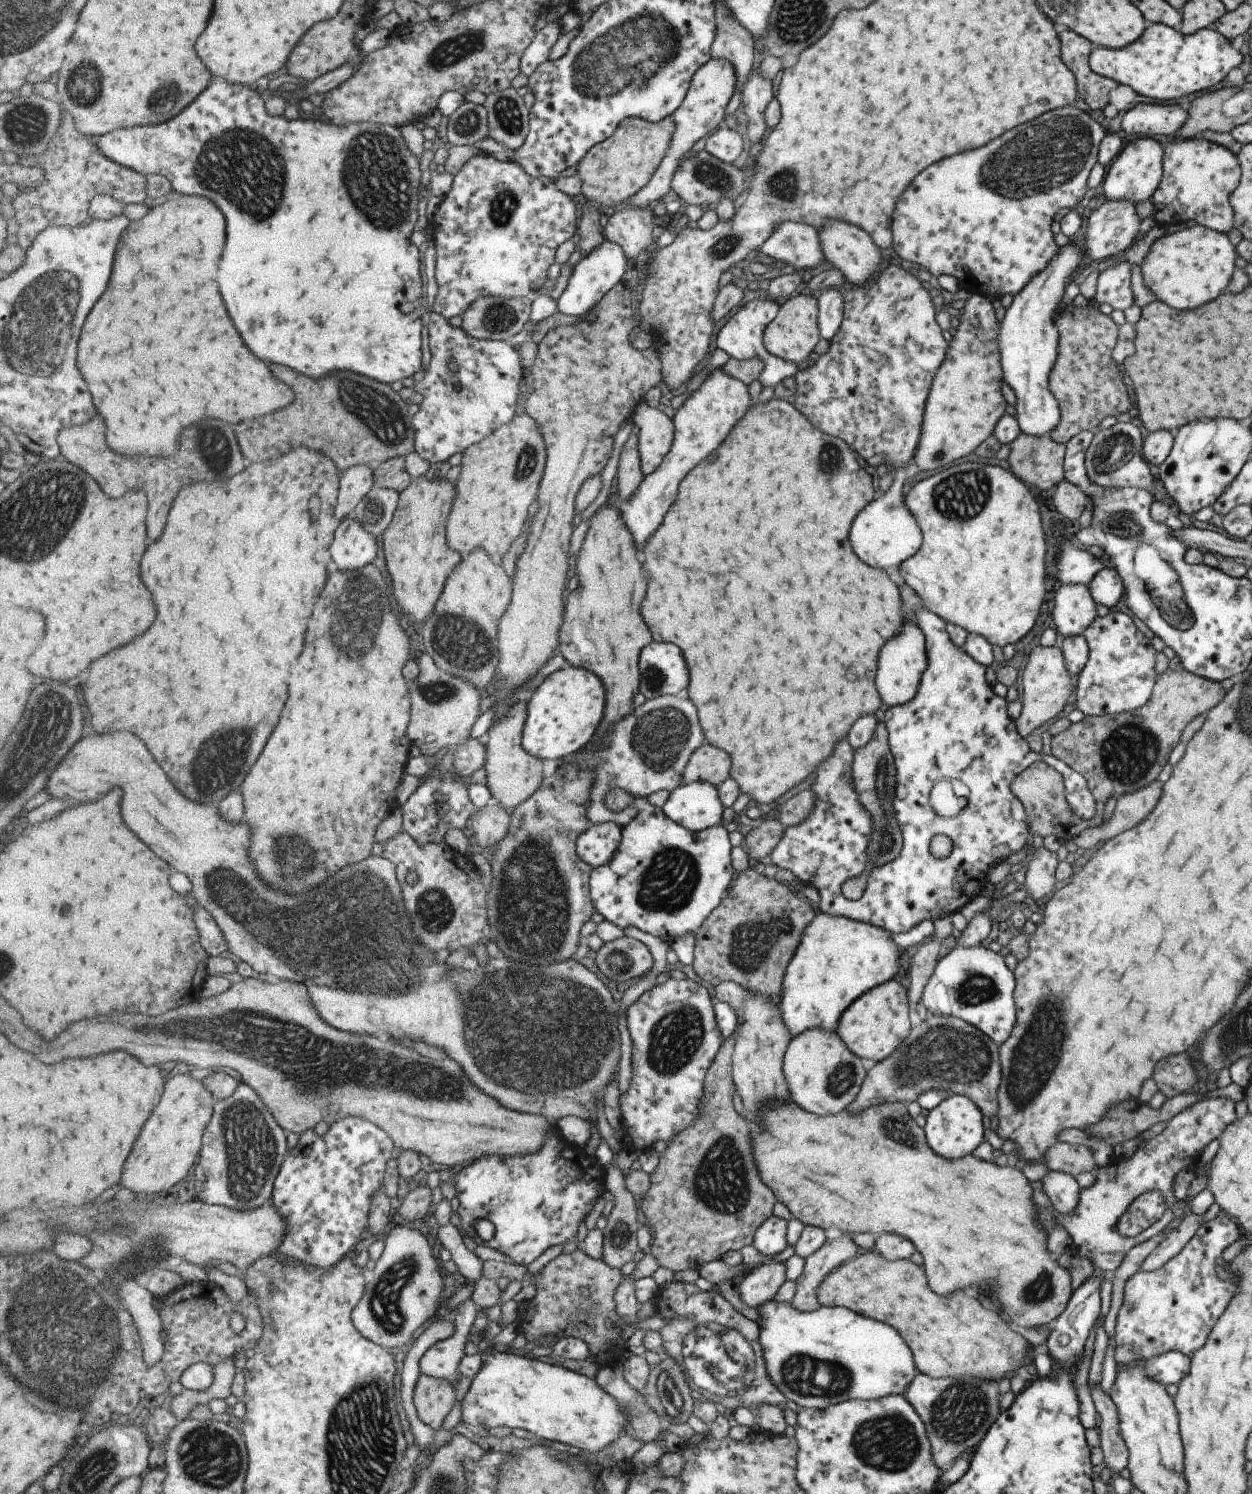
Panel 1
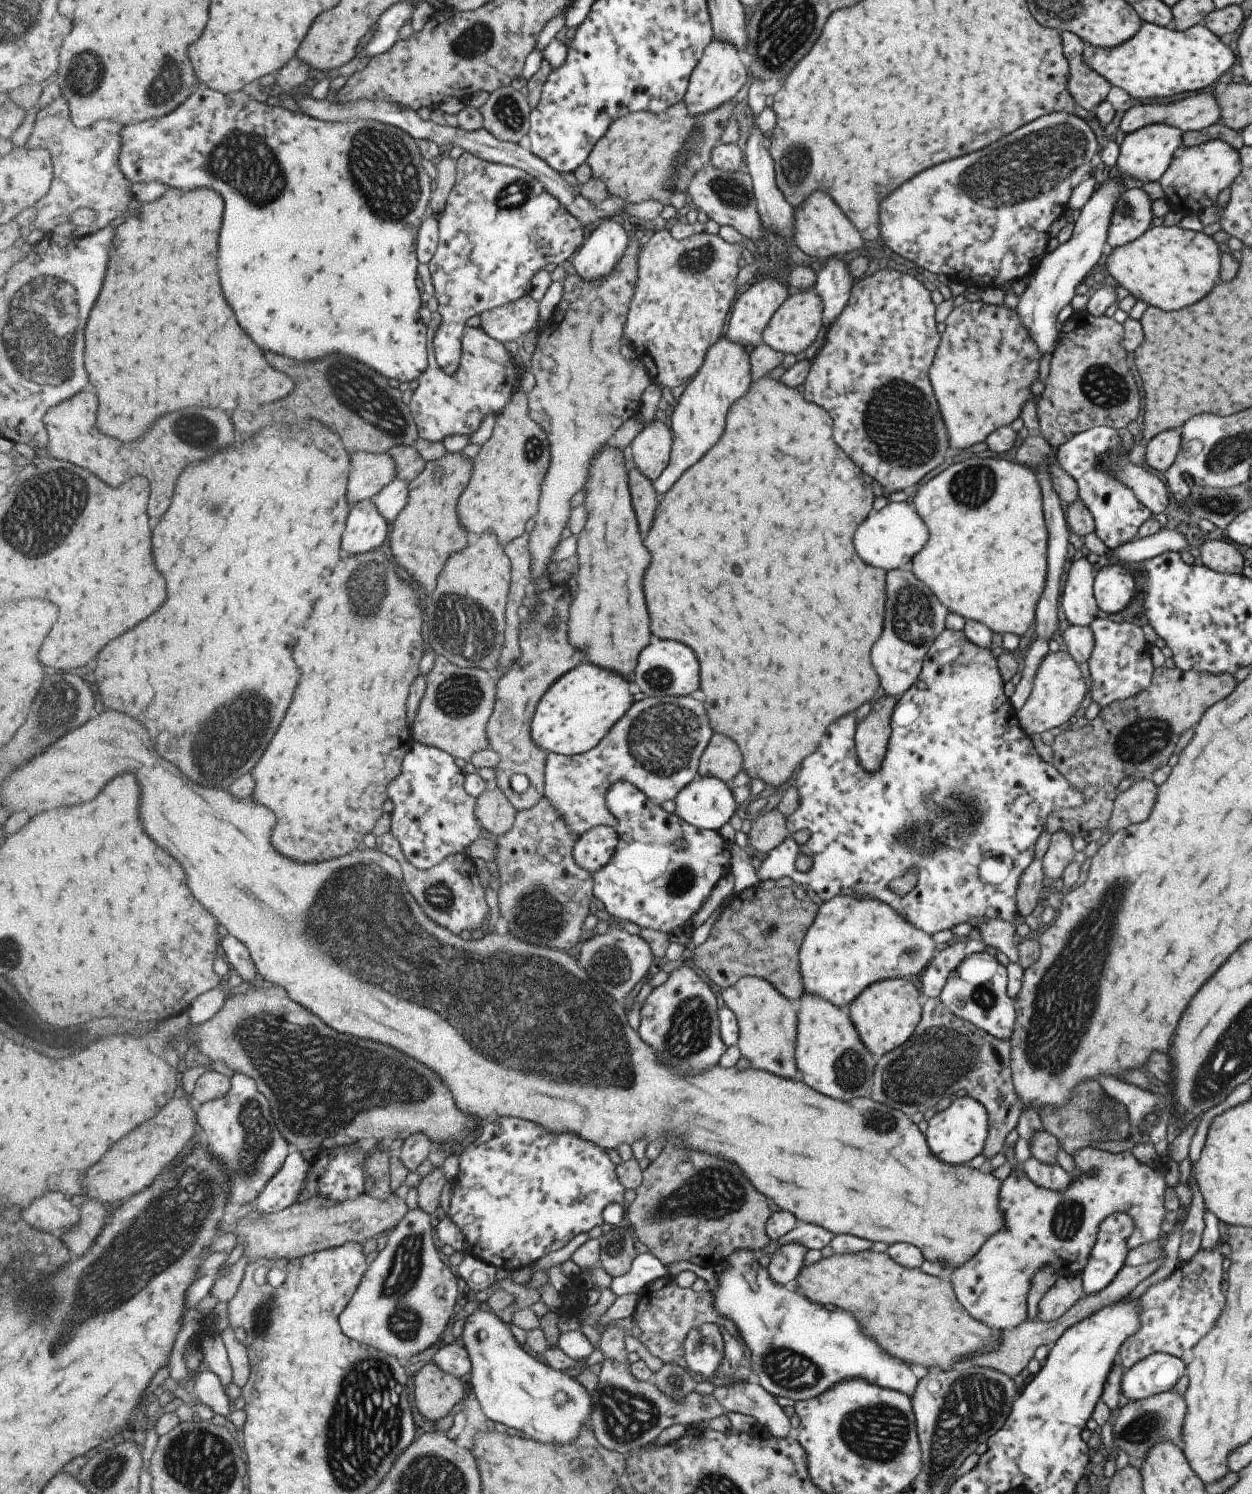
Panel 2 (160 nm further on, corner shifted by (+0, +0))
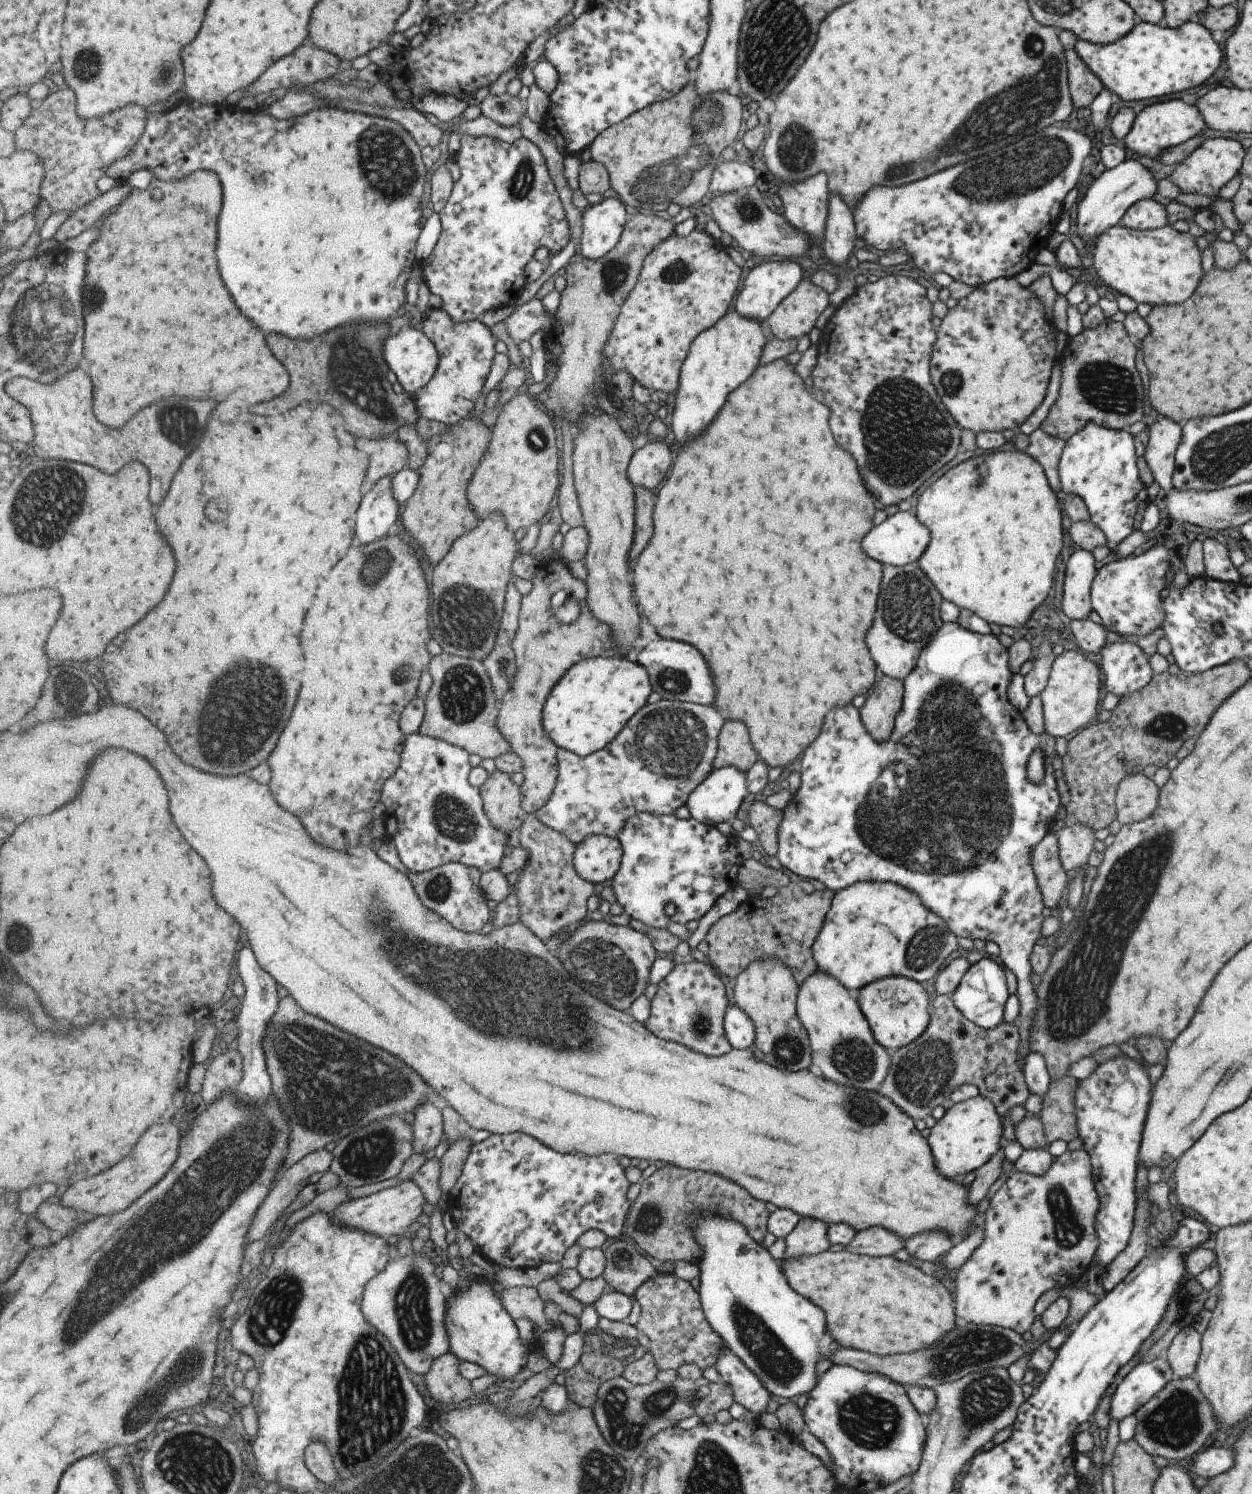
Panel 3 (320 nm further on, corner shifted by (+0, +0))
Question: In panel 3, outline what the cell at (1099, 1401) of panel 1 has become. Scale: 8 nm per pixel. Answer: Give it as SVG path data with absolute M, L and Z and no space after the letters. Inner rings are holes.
M1193 1377L1174 1378L1167 1382L1166 1386L1139 1406L1133 1415L1137 1420L1131 1437L1133 1442L1137 1442L1137 1446L1151 1457L1159 1456L1169 1462L1178 1463L1186 1456L1194 1456L1200 1452L1212 1443L1217 1430L1213 1408L1209 1408L1209 1402L1201 1396Z

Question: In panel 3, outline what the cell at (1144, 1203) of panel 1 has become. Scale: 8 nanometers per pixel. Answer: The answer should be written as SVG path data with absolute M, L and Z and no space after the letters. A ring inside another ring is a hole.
M1117 1056L1099 1064L1087 1078L1078 1082L1074 1092L1075 1136L1081 1138L1082 1150L1089 1156L1091 1181L1099 1198L1099 1209L1092 1221L1098 1245L1090 1262L1101 1264L1103 1270L1123 1252L1132 1232L1136 1208L1135 1167L1150 1088L1143 1064L1127 1056Z

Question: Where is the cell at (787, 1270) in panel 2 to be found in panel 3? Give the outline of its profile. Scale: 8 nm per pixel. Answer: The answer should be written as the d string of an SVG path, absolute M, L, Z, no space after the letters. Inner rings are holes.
M801 1218L801 1224L797 1224L795 1229L784 1237L785 1249L779 1260L783 1262L785 1258L793 1258L793 1256L826 1252L830 1244L825 1234L827 1234L827 1224L819 1220Z

